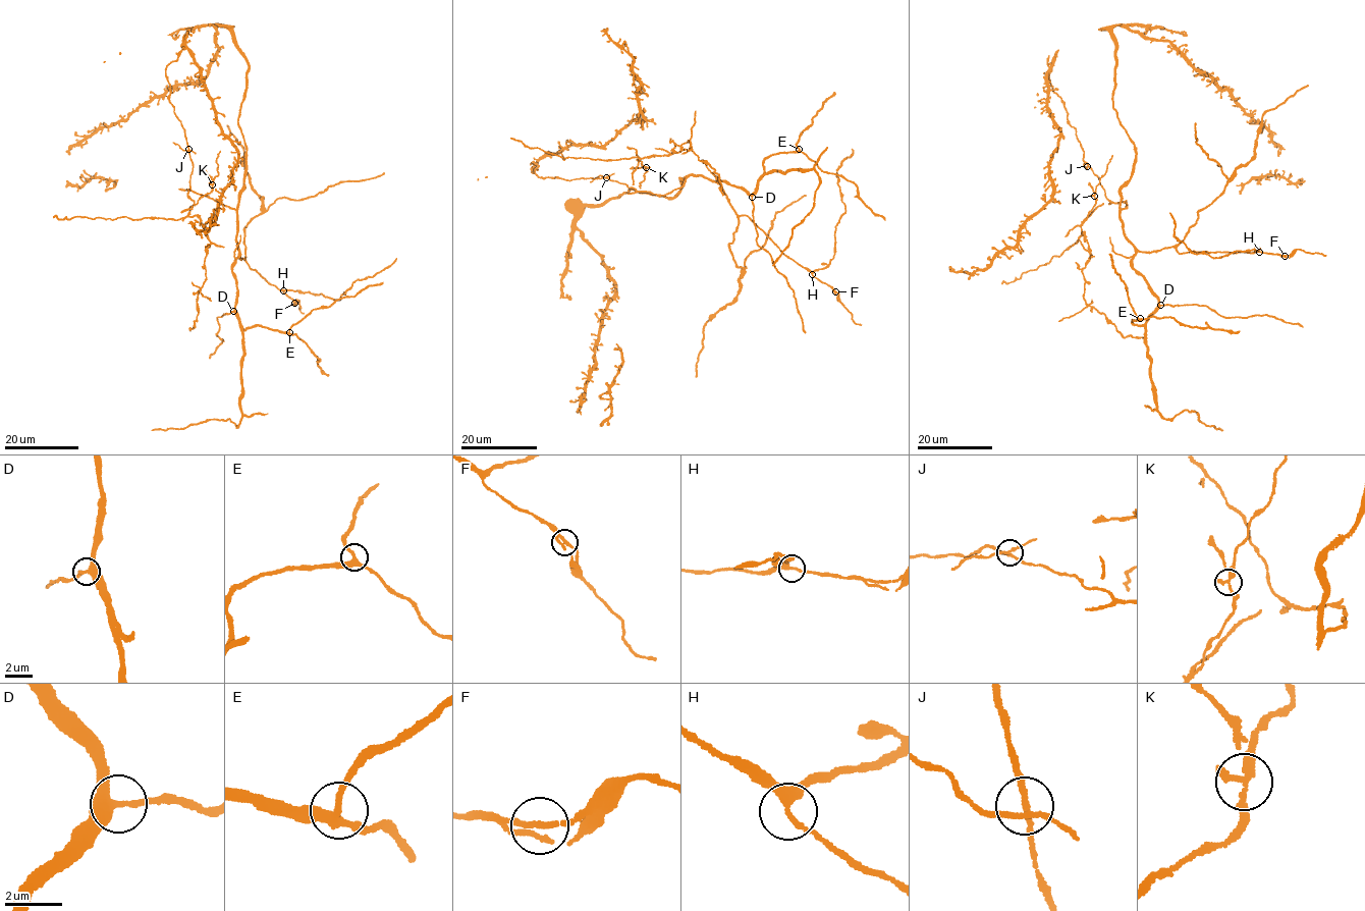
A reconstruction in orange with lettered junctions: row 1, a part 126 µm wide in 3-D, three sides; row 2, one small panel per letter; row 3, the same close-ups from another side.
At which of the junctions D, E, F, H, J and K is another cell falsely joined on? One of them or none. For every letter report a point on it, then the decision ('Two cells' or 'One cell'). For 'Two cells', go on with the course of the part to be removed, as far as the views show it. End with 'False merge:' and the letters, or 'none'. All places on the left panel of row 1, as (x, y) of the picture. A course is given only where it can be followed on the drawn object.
D: Place: (233, 311). One cell
E: Place: (289, 332). One cell
F: Place: (294, 303). One cell
H: Place: (283, 290). One cell
J: Place: (188, 149). One cell
K: Place: (212, 184). Two cells. Course of the part to remove: (212, 184), (210, 193), (189, 208), (189, 213), (176, 220), (149, 217), (53, 217)
False merge: K

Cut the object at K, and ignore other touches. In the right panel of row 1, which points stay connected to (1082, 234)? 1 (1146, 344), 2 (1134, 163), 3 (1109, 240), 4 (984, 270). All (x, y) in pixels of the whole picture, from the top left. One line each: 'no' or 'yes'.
1: no
2: no
3: no
4: no

